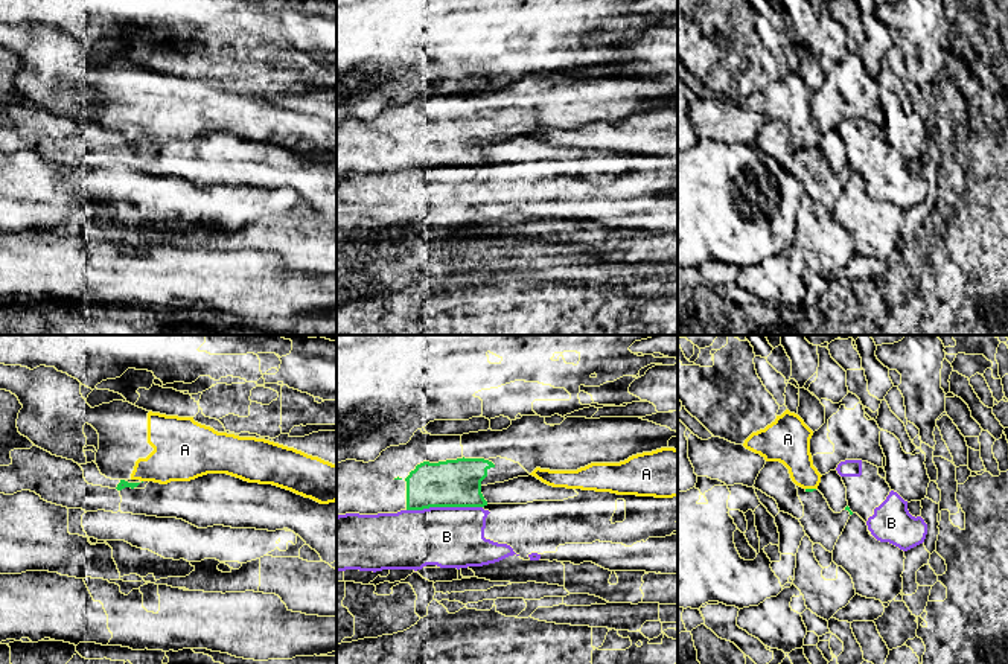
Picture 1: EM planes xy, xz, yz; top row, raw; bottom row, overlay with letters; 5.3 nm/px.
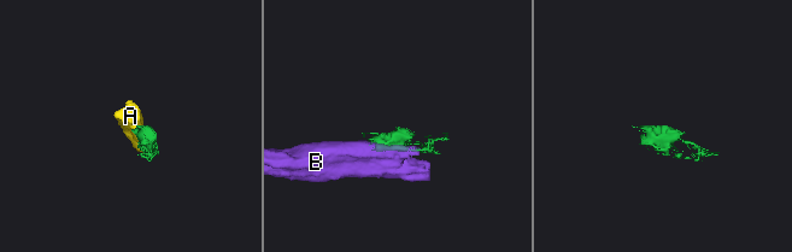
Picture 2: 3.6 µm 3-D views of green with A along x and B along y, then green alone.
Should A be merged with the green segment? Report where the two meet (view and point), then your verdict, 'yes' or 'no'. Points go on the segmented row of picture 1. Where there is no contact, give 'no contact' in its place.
yz (810, 489) | no

